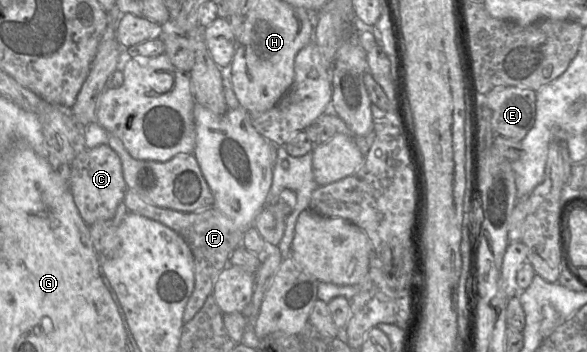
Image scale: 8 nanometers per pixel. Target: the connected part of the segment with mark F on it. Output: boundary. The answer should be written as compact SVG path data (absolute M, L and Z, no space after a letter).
M129 188L126 189L123 202L130 212L158 221L177 232L190 247L194 260L194 289L183 313L184 324L189 322L201 309L207 297L212 294L221 271L227 265L231 265L229 257L237 247L242 246L243 234L247 229L240 229L215 207L195 212L176 211L149 203Z

